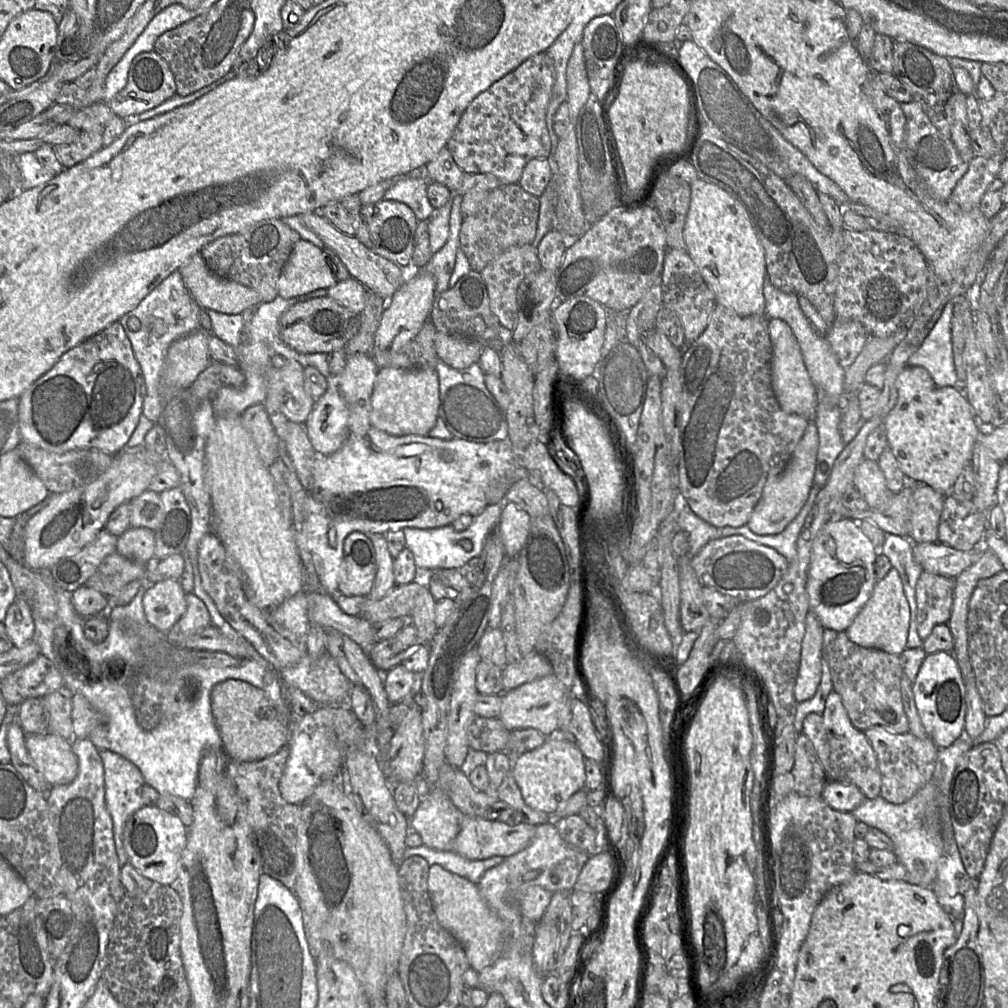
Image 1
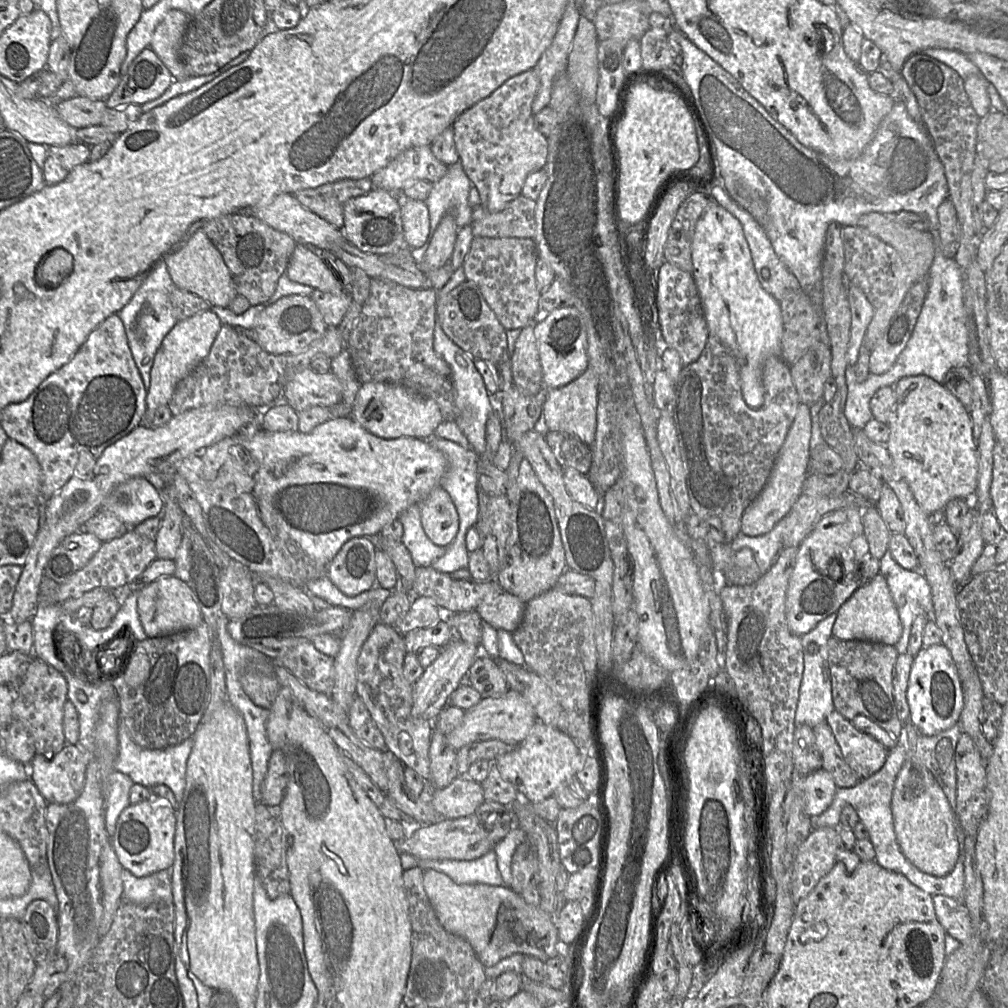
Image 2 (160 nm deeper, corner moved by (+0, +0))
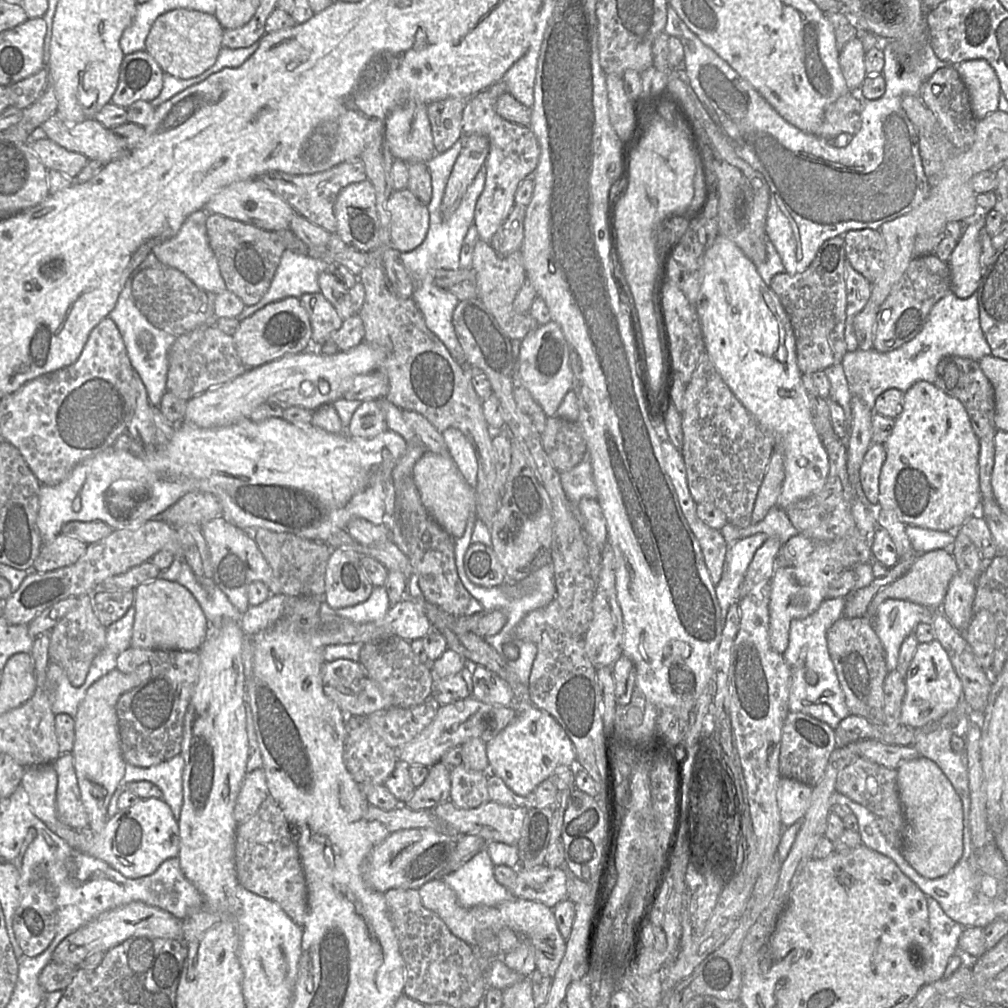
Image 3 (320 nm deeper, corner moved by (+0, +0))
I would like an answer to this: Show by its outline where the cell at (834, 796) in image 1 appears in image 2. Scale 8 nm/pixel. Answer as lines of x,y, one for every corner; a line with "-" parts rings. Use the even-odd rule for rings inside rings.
820,768
803,777
805,812
818,816
832,803
837,786
829,772

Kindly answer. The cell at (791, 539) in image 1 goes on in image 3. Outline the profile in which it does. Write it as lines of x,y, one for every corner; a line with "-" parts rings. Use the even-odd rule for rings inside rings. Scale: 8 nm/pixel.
755,533
728,546
721,579
715,586
723,620
729,607
739,603
739,590
748,566
767,539
767,534

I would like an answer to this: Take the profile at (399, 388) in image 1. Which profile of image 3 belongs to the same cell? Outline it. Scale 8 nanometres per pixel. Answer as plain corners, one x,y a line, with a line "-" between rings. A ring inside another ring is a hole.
377,400
361,402
346,432
355,438
372,438
386,431
387,425

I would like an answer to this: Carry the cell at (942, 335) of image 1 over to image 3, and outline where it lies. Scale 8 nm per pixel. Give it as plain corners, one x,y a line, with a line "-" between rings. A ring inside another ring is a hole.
950,290
933,306
921,331
911,341
885,353
874,348
847,351
841,364
851,395
874,410
877,397
890,388
906,392
918,381
934,384
938,363
949,355
975,361
991,355
991,348
980,326
977,292
966,299
960,299

